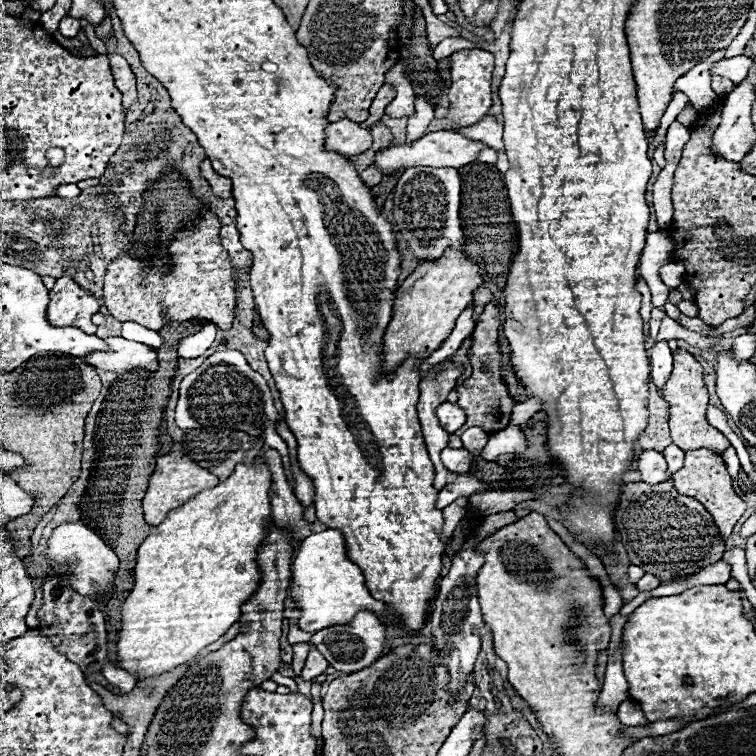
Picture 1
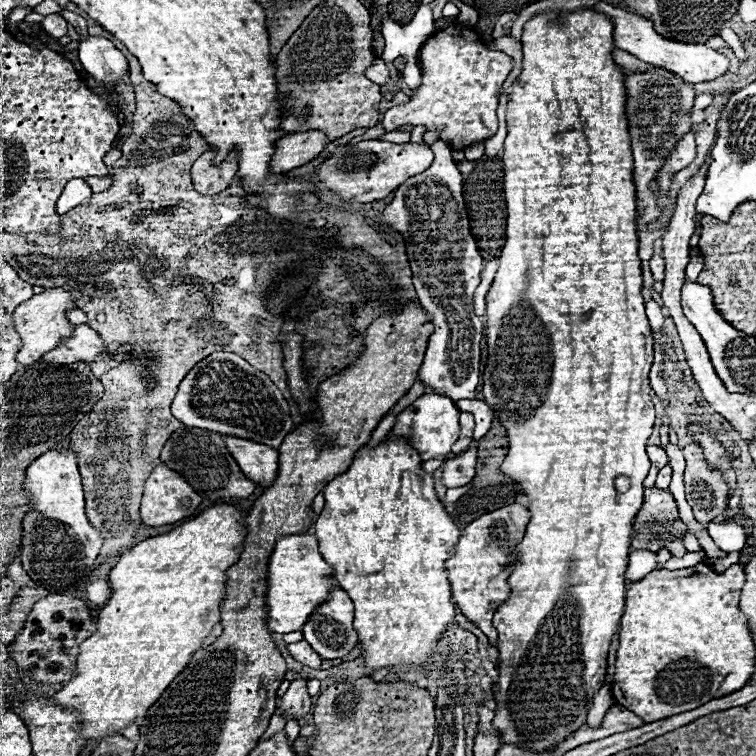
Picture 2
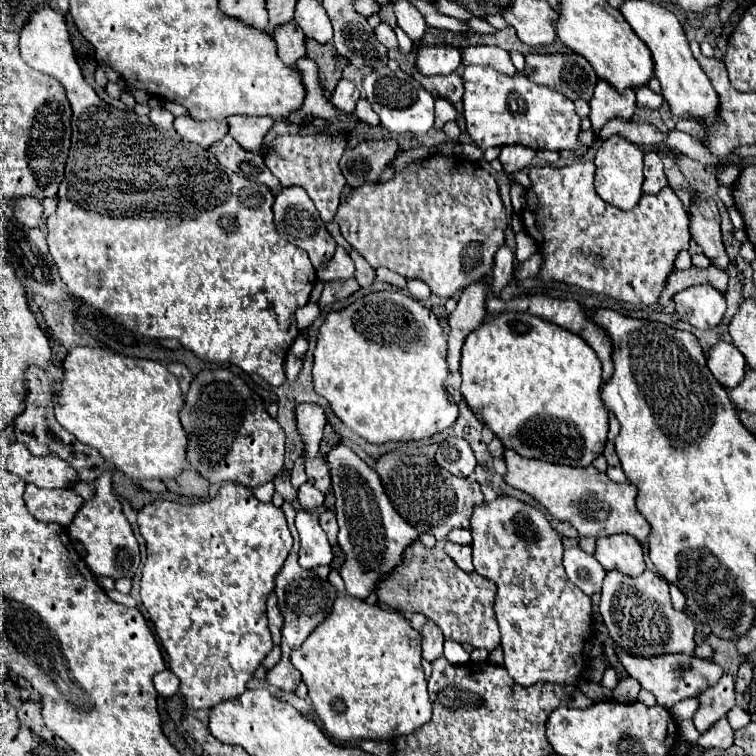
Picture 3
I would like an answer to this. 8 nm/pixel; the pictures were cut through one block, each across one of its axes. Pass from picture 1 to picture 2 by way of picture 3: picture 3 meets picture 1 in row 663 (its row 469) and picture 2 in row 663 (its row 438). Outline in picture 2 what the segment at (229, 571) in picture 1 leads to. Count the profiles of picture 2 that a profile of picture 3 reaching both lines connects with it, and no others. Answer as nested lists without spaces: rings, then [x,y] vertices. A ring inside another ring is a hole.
[[[214,504],[168,534],[146,538],[122,554],[120,562],[110,572],[112,596],[98,616],[96,632],[80,644],[78,676],[52,696],[54,704],[78,710],[78,716],[82,718],[80,734],[84,740],[100,742],[110,734],[120,734],[122,728],[138,716],[144,716],[176,674],[184,670],[192,654],[202,646],[202,640],[220,622],[226,570],[236,564],[236,558],[244,548],[244,534],[242,508],[236,504]]]

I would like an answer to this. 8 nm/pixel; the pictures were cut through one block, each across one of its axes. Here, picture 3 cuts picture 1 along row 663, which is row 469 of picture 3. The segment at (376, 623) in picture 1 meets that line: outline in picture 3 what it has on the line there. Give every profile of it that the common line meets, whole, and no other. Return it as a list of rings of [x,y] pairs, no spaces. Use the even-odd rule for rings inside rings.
[[[334,446],[326,458],[324,458],[328,470],[330,470],[330,478],[332,478],[332,490],[336,496],[336,516],[338,516],[338,526],[340,526],[340,534],[338,534],[338,542],[346,554],[346,562],[340,568],[340,576],[346,584],[346,592],[354,598],[366,598],[372,588],[378,584],[378,580],[382,576],[386,576],[388,572],[392,572],[396,568],[396,564],[400,564],[402,558],[402,550],[418,540],[418,532],[394,510],[394,506],[388,502],[384,486],[380,476],[376,476],[376,470],[370,468],[358,454],[354,454],[350,448],[346,446]]]

